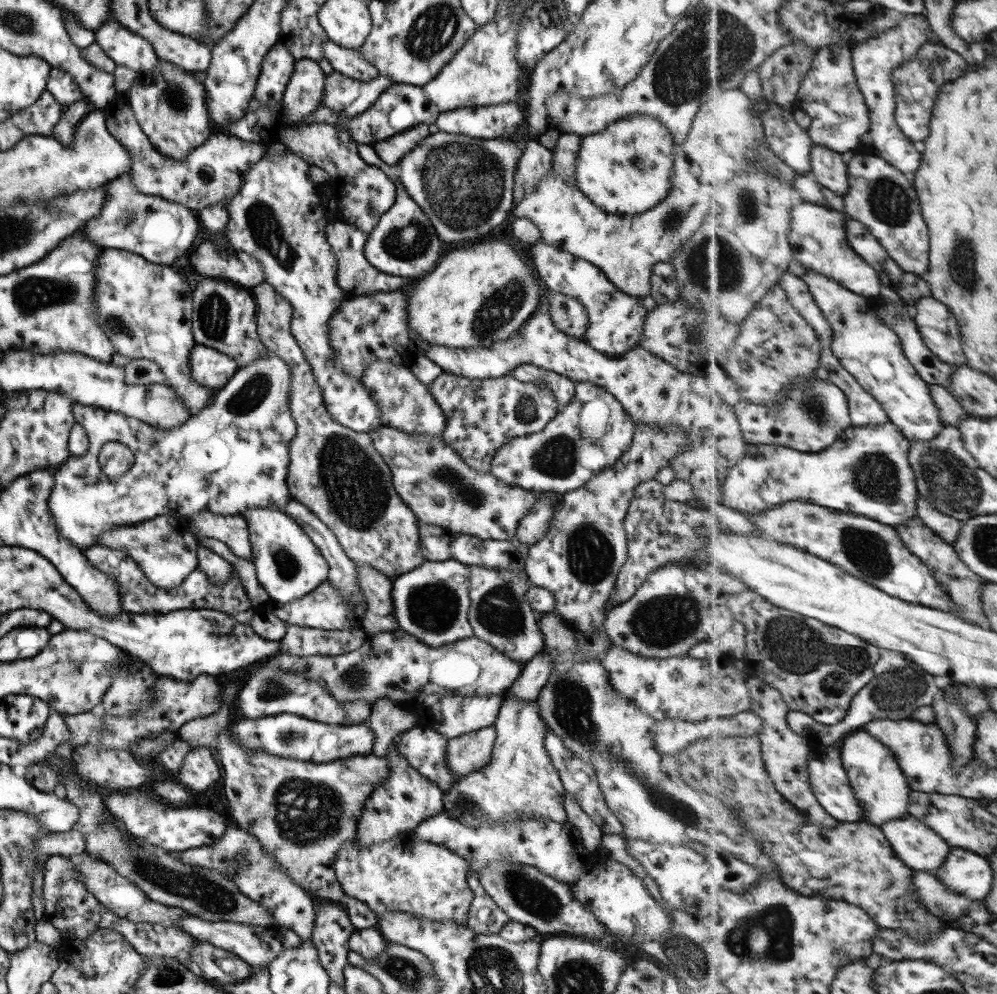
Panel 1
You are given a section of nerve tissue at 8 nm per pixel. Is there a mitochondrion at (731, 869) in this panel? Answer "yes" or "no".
no

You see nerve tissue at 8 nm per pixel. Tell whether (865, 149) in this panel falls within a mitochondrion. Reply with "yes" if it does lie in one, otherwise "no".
no

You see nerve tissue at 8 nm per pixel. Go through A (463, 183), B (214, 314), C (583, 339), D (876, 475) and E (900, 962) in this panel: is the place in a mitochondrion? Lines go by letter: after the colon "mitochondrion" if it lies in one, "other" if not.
A: mitochondrion
B: mitochondrion
C: other
D: mitochondrion
E: other

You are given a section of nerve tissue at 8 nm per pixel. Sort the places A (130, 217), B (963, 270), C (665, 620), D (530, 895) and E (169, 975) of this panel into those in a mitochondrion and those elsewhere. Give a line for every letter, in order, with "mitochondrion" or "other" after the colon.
A: mitochondrion
B: mitochondrion
C: mitochondrion
D: mitochondrion
E: mitochondrion

